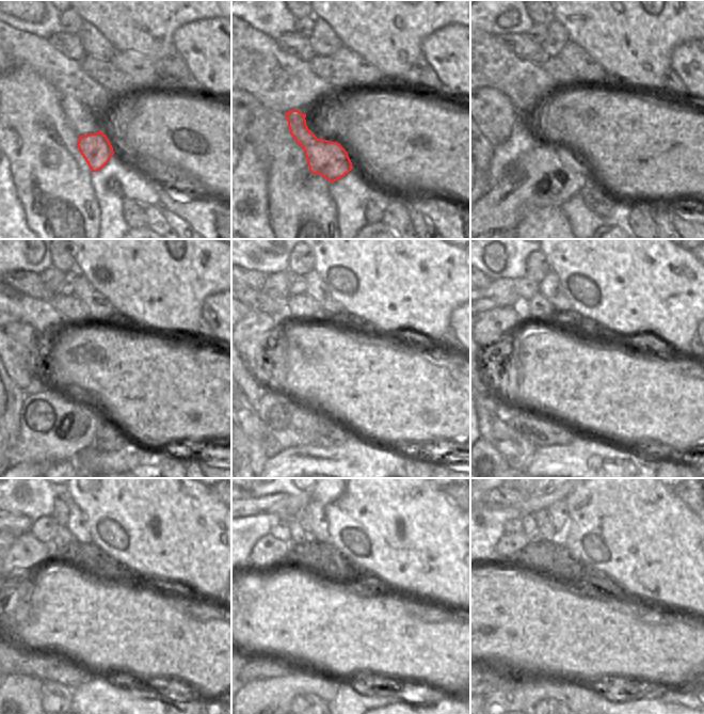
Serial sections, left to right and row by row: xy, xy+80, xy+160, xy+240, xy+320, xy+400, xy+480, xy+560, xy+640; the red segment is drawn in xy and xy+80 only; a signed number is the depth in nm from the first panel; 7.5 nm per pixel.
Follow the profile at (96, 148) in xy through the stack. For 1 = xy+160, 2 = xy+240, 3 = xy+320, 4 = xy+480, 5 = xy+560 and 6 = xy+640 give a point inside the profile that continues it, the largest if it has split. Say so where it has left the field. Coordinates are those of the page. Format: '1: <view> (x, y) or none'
1: xy+160 (547, 175)
2: xy+240 (52, 427)
3: xy+320 (291, 425)
4: xy+480 (46, 667)
5: xy+560 (258, 667)
6: xy+640 (492, 678)

